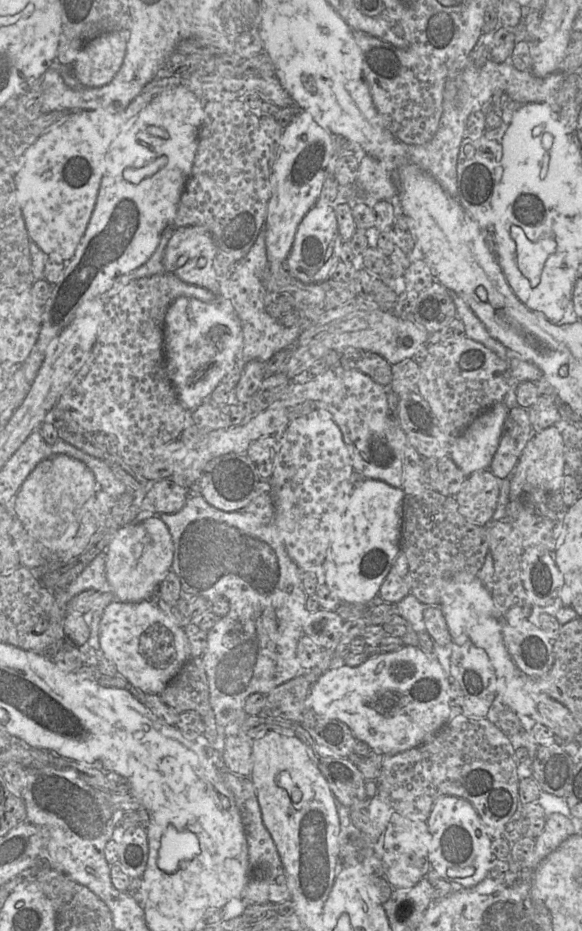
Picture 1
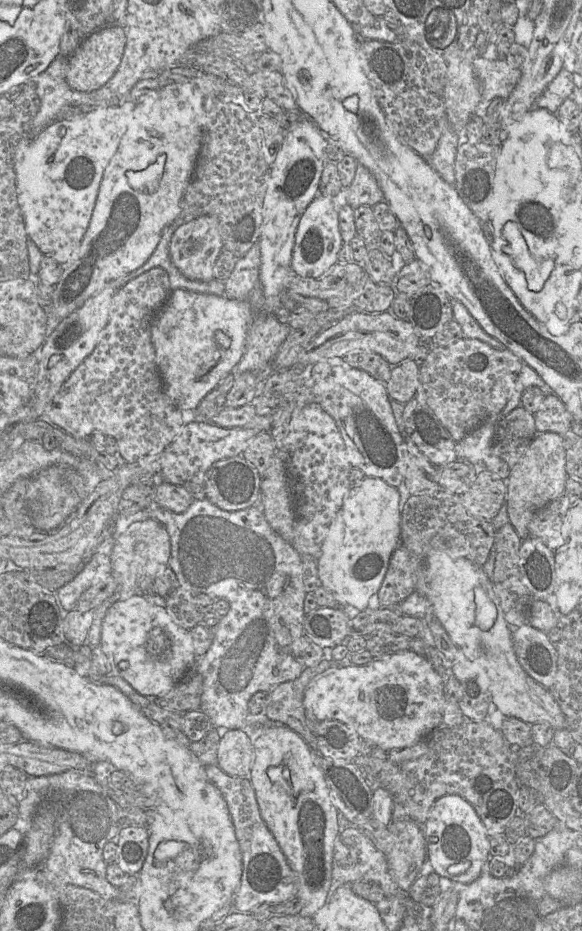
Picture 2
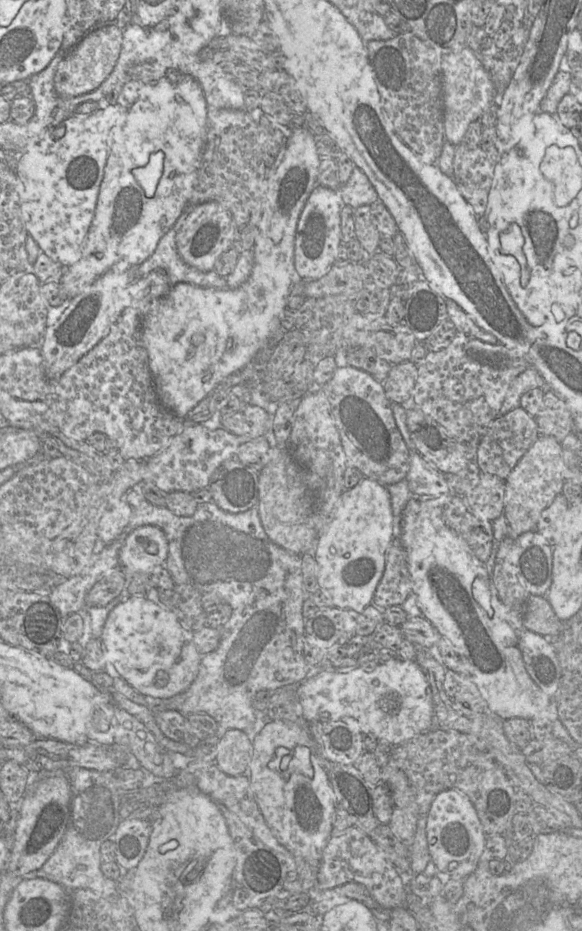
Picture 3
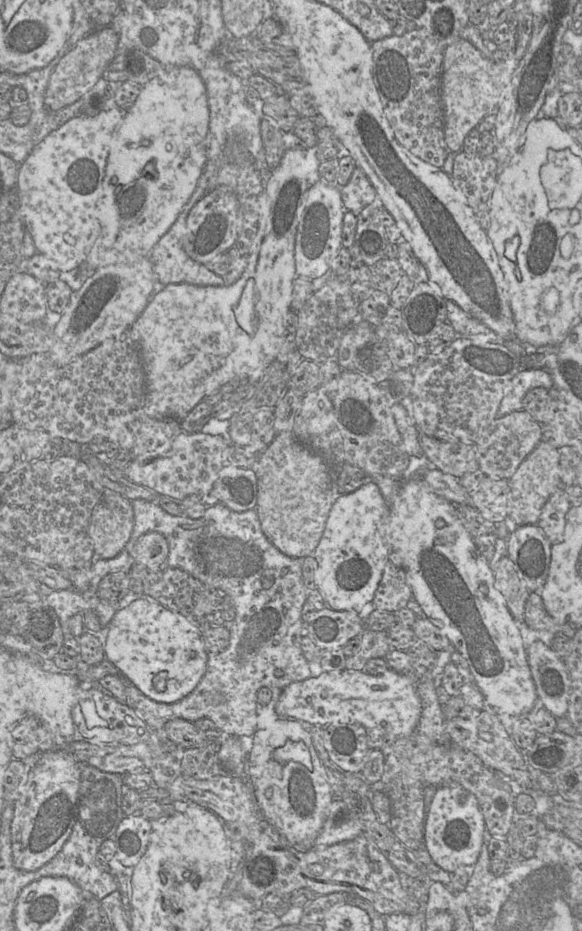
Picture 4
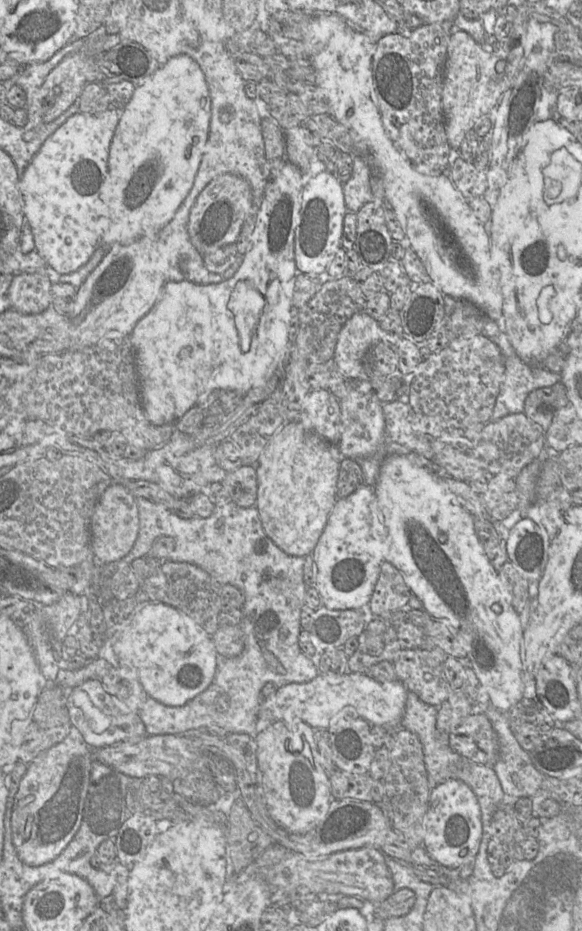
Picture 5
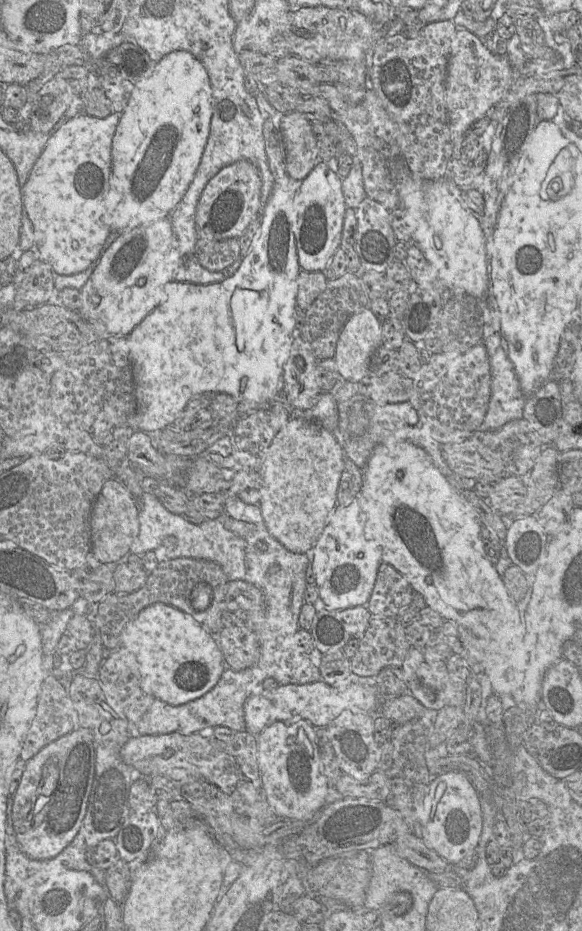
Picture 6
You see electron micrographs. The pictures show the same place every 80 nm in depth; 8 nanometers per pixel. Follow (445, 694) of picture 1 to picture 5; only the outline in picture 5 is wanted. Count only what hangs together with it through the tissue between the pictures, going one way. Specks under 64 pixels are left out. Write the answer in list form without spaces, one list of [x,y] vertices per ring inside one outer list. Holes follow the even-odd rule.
[[[351,672],[347,674],[319,674],[314,679],[305,683],[289,683],[280,686],[269,697],[262,700],[260,705],[260,717],[274,719],[276,721],[302,720],[311,728],[325,728],[332,723],[337,723],[355,717],[356,714],[364,718],[371,725],[396,726],[404,713],[408,690],[404,684],[397,680],[380,682],[369,673]]]

